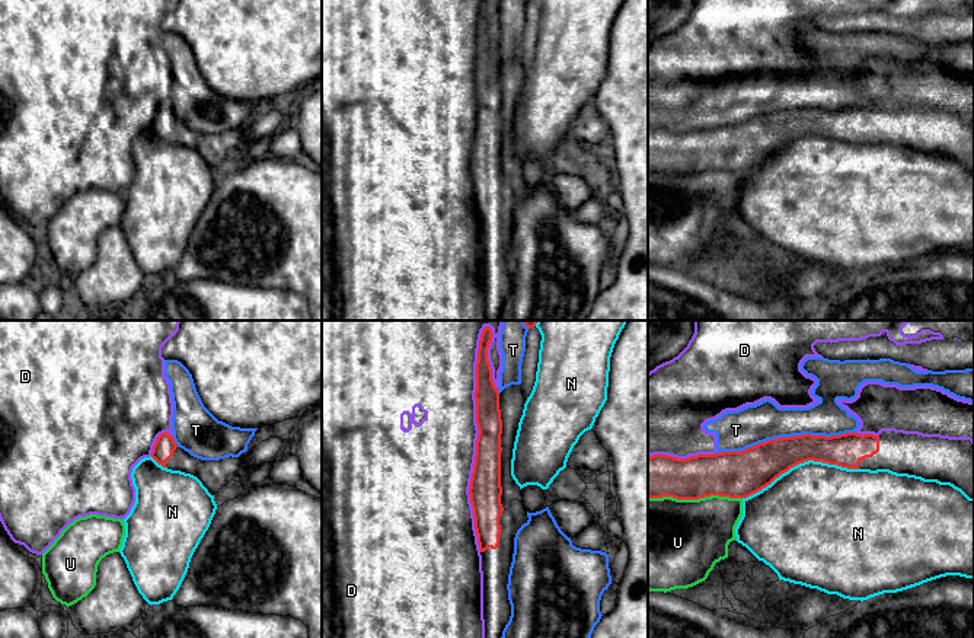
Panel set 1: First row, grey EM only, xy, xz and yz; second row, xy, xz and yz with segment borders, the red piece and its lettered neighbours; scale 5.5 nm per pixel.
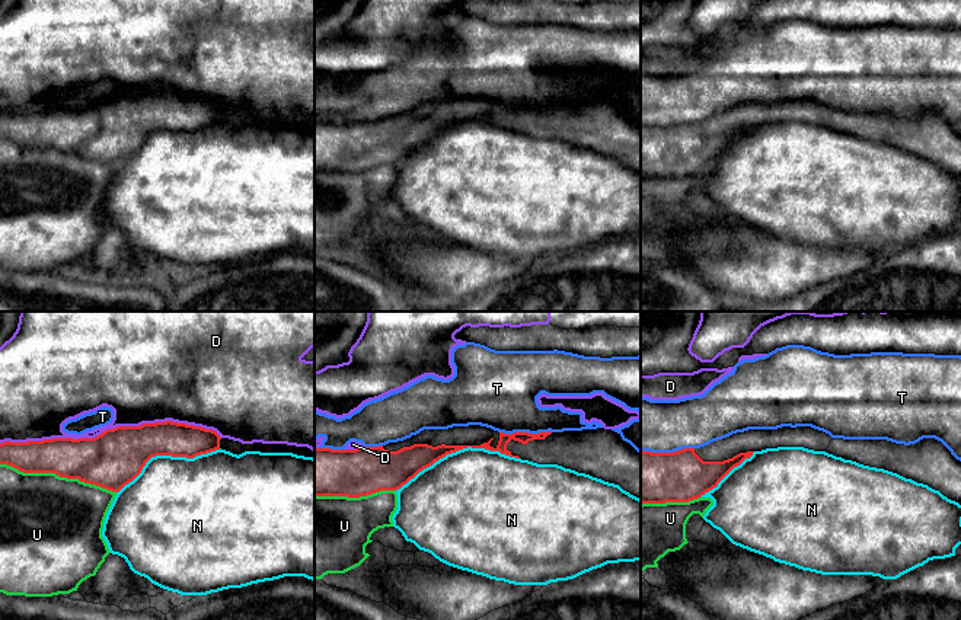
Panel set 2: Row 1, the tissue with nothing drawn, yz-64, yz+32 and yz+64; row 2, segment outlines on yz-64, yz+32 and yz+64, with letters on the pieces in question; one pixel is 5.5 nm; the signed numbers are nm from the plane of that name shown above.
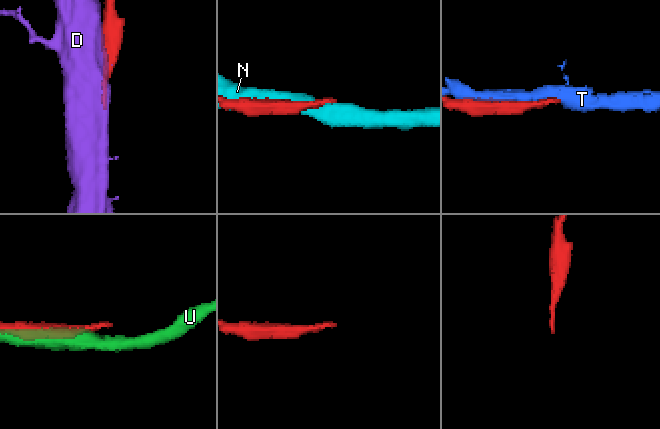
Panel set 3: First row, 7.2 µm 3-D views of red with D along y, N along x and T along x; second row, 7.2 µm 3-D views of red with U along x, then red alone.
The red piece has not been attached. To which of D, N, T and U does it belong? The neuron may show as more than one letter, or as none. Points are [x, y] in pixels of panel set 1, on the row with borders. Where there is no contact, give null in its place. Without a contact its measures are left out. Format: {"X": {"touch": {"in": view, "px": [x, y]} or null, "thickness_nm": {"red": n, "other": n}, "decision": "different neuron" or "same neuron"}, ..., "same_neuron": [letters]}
{"D": {"touch": {"in": "xz", "px": [478, 439]}, "thickness_nm": {"red": 170, "other": 420}, "decision": "different neuron"}, "N": {"touch": {"in": "yz", "px": [801, 462]}, "thickness_nm": {"red": 240, "other": 480}, "decision": "different neuron"}, "T": {"touch": {"in": "yz", "px": [785, 437]}, "thickness_nm": {"red": 240, "other": 220}, "decision": "different neuron"}, "U": {"touch": {"in": "yz", "px": [695, 498]}, "thickness_nm": {"red": 260, "other": 460}, "decision": "different neuron"}, "same_neuron": []}

